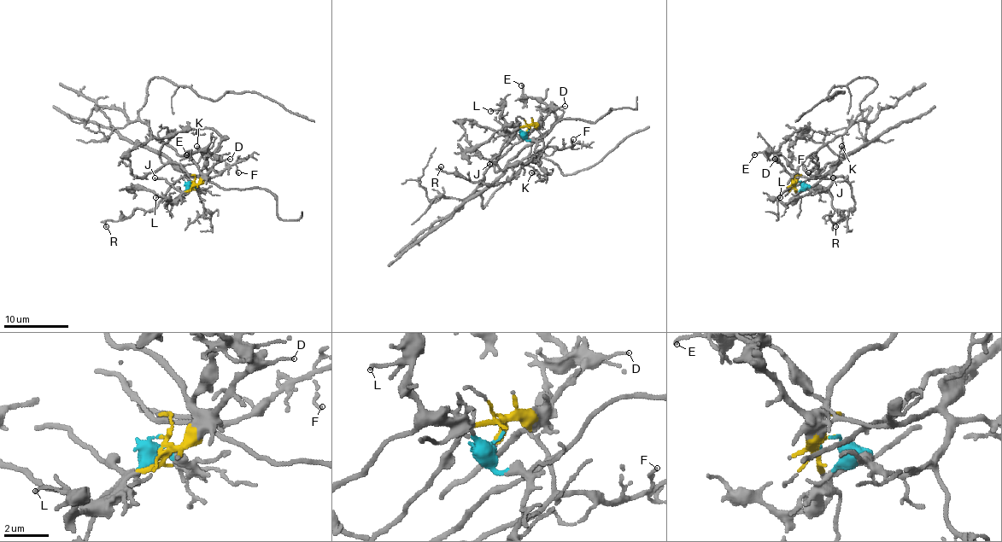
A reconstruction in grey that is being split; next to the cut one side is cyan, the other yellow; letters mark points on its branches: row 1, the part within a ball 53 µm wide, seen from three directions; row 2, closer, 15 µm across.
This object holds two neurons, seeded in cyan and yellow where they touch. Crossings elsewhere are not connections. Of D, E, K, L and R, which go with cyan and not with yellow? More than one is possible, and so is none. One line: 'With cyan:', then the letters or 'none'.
With cyan: K, R

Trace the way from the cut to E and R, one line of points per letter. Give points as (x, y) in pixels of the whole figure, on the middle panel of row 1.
E: (528, 130), (551, 109), (524, 93), (522, 84)
R: (528, 130), (524, 136), (536, 144), (535, 153), (509, 180), (489, 185), (471, 182), (441, 167)

